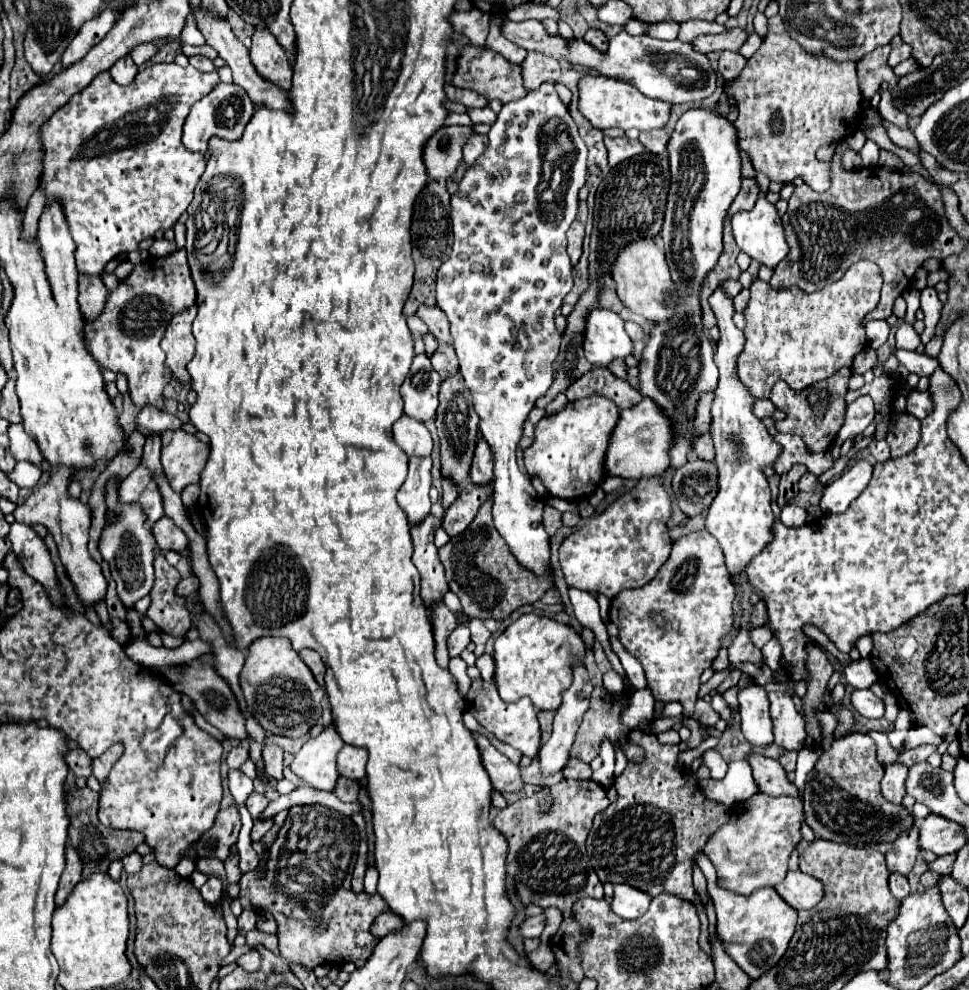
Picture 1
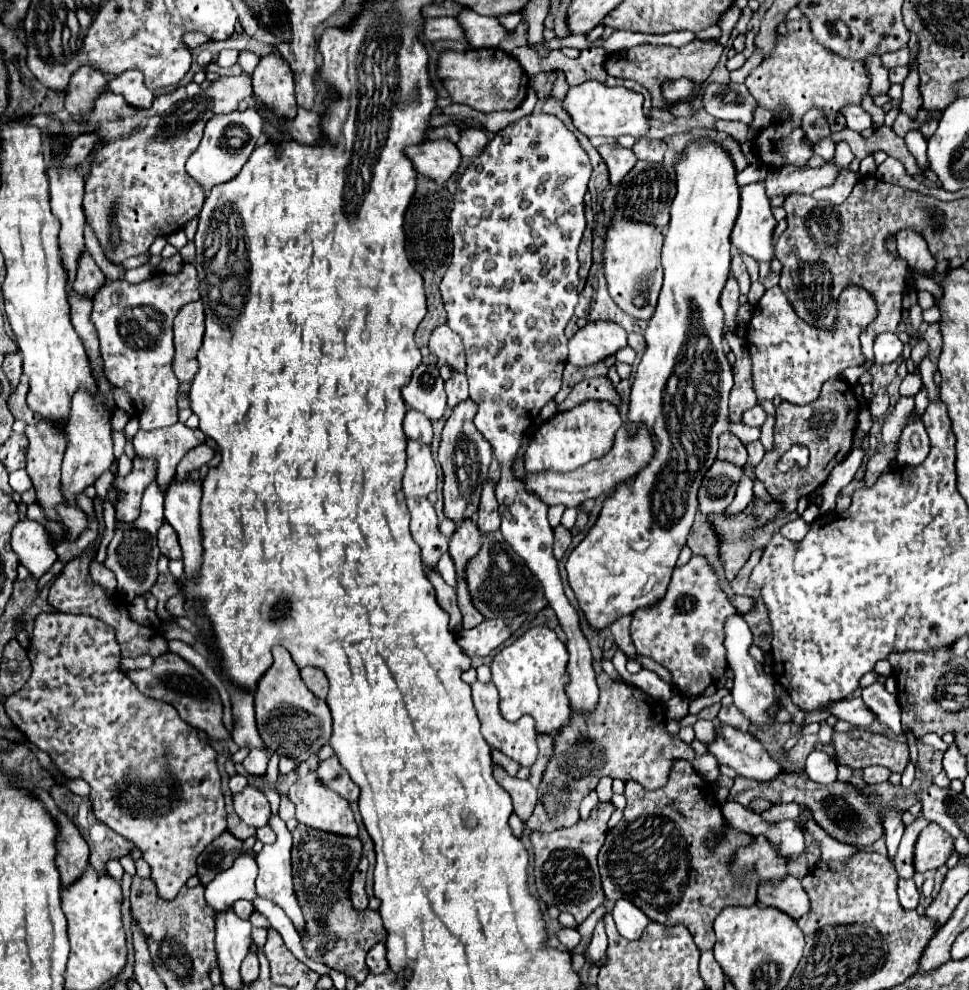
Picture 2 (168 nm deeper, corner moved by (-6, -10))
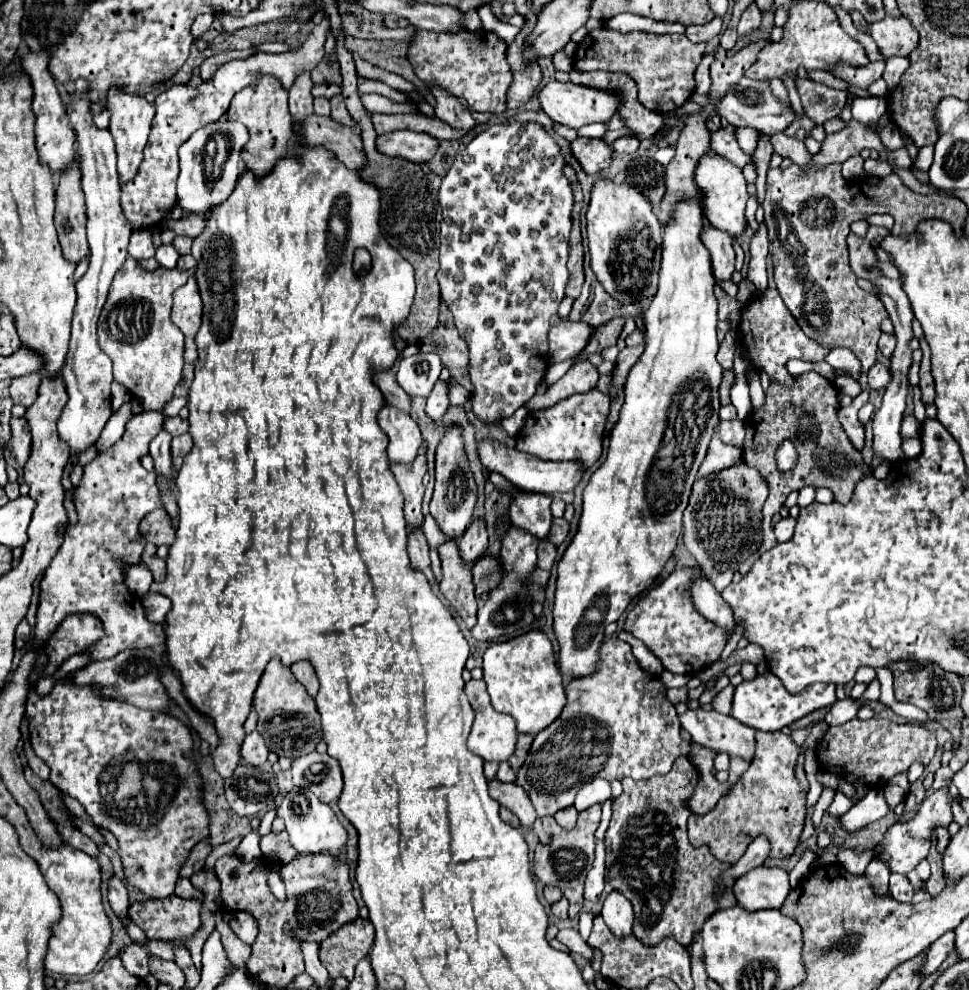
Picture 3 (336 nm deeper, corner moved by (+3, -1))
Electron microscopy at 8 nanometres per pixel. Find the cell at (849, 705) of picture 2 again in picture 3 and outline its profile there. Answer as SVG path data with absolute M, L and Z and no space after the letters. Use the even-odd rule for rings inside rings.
M772 673L758 675L754 681L742 681L736 687L734 693L734 703L732 703L732 717L746 723L752 729L760 731L778 731L784 725L790 725L808 713L816 709L830 709L838 701L836 697L836 687L834 685L810 685L810 689L804 689L802 693L788 693L784 685L774 677Z

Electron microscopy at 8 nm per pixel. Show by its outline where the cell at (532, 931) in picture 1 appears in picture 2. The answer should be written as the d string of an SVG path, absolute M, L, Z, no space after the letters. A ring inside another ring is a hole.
M565 928L565 930L561 930L557 936L559 936L561 944L563 944L567 950L573 950L573 948L577 948L577 946L579 946L579 942L581 942L581 934L579 934L577 930L571 930L571 928Z

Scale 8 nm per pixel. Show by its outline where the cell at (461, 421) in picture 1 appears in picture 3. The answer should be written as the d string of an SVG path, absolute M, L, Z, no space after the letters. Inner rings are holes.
M450 425L444 433L444 437L440 439L438 447L436 447L436 485L434 485L434 497L430 503L430 513L434 515L434 519L438 521L442 533L448 539L458 539L466 527L472 521L472 511L474 511L474 503L478 499L476 493L476 483L470 471L470 463L466 459L466 449L464 449L464 439L462 439L462 427L460 425Z

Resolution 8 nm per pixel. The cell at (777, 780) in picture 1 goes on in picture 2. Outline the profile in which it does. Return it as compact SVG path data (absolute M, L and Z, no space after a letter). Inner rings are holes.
M719 724L715 728L715 738L707 744L707 750L717 758L719 764L733 768L745 778L771 780L781 772L779 762L771 758L759 738L729 724Z

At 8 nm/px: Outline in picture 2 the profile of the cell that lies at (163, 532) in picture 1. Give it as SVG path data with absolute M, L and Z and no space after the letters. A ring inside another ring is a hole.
M163 522L163 526L159 528L157 544L159 544L161 554L167 556L169 560L179 560L181 558L181 546L179 546L177 534L175 534L175 530L171 530L171 526L167 522Z

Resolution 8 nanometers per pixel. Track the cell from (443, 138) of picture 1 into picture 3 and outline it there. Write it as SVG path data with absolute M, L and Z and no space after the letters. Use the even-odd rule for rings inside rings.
M394 131L380 135L376 141L378 151L390 157L402 157L414 163L426 163L438 153L438 139L426 133L414 131Z

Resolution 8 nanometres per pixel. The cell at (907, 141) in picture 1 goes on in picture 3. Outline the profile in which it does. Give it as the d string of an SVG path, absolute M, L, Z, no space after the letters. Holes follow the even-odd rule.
M828 71L808 73L808 77L810 77L810 79L814 79L814 81L824 83L824 85L828 85L828 87L836 87L836 89L848 89L848 87L850 87L844 79L840 79L840 77L836 77L836 75L832 75L832 73L828 73Z

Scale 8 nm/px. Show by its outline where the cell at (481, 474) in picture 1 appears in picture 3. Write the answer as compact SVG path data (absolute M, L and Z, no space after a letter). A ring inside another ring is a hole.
M476 517L470 527L464 531L464 535L458 539L458 547L462 551L462 559L468 563L468 567L488 549L488 529L486 521L482 517Z

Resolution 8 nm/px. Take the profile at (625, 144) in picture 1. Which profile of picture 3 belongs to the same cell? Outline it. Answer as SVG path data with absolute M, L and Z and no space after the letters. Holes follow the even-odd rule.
M588 137L574 139L572 151L574 155L578 155L578 161L582 163L584 171L590 175L598 175L600 171L608 169L614 153L604 139L588 139Z

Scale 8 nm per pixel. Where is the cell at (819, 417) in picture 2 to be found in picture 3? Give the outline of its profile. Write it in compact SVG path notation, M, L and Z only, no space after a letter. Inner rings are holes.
M806 371L798 377L798 385L794 389L782 389L782 385L770 385L766 391L766 403L756 413L750 413L746 423L746 439L744 439L744 463L758 469L760 475L768 481L770 495L762 509L762 547L770 549L776 545L774 535L770 535L770 519L780 511L786 497L792 491L798 491L806 485L828 487L834 493L834 501L846 503L852 497L854 485L858 477L870 473L870 467L864 465L862 455L848 441L840 421L838 421L838 389L816 371ZM792 439L798 449L798 465L782 473L776 469L774 451L784 441Z

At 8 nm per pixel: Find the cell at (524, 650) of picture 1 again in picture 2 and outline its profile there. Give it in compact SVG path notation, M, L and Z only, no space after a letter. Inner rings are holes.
M535 626L513 644L503 648L491 662L493 684L499 690L499 710L505 720L515 722L529 714L535 720L539 734L555 736L571 718L569 698L565 686L569 684L567 674L569 654L557 634L545 626Z

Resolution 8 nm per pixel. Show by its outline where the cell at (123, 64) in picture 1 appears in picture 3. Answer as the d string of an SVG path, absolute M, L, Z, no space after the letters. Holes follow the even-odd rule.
M110 87L108 95L106 95L106 109L110 113L110 127L108 129L116 141L120 183L124 183L126 179L134 177L134 171L138 171L138 165L142 161L142 149L144 149L148 133L150 133L150 123L154 117L154 105L148 103L140 95L124 93L122 87Z

